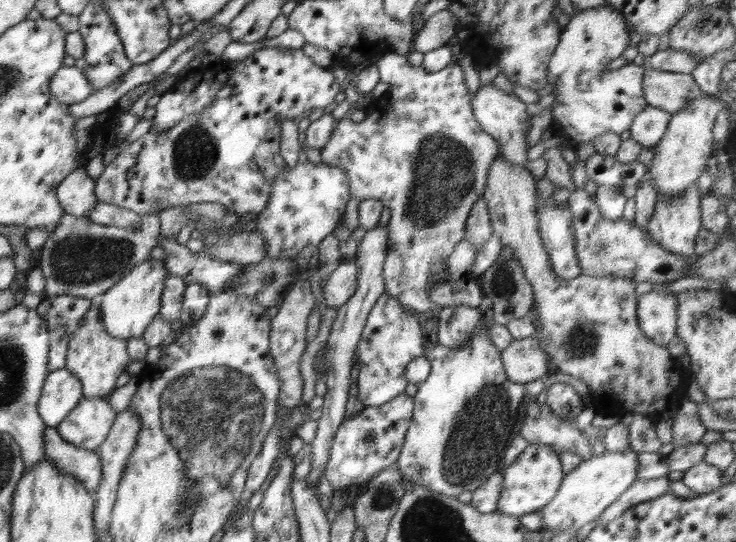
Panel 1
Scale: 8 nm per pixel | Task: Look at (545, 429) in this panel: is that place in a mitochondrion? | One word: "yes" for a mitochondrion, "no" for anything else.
no

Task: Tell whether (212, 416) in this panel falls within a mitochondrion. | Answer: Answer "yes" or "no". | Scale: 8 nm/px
yes

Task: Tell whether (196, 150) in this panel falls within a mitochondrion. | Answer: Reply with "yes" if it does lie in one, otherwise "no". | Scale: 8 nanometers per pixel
yes

